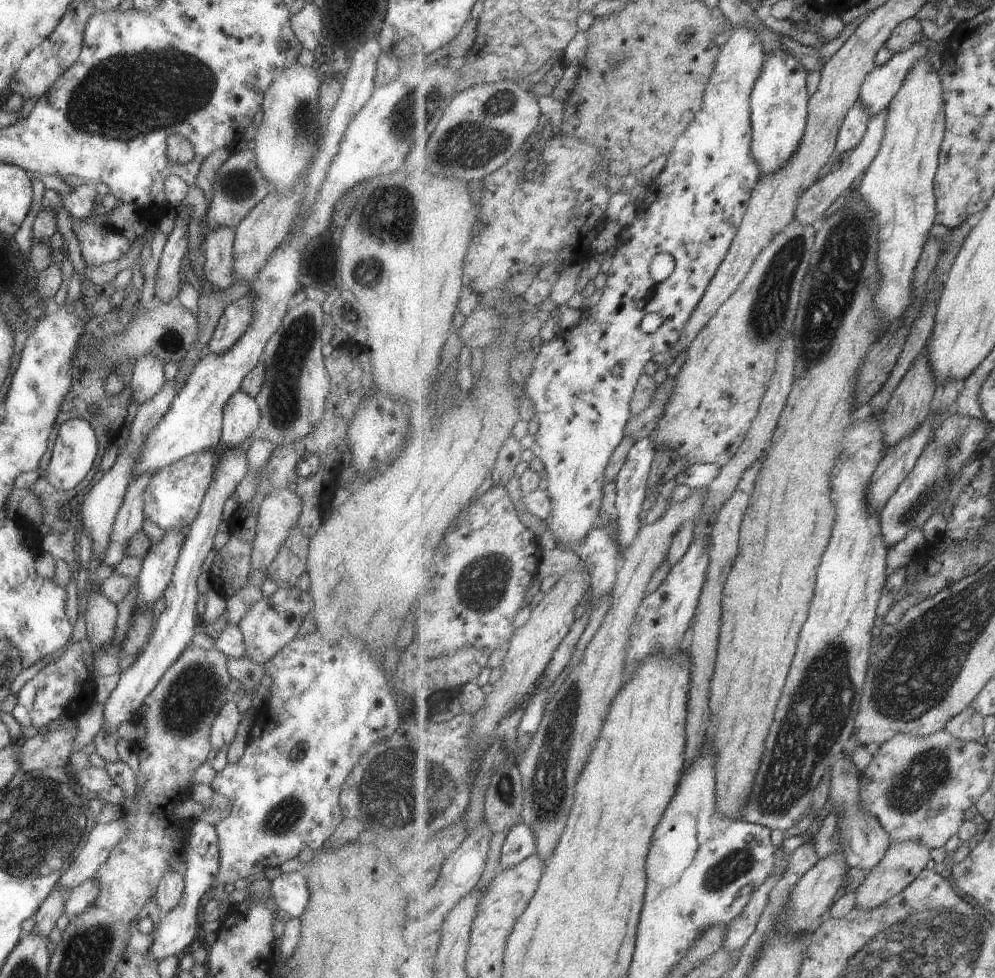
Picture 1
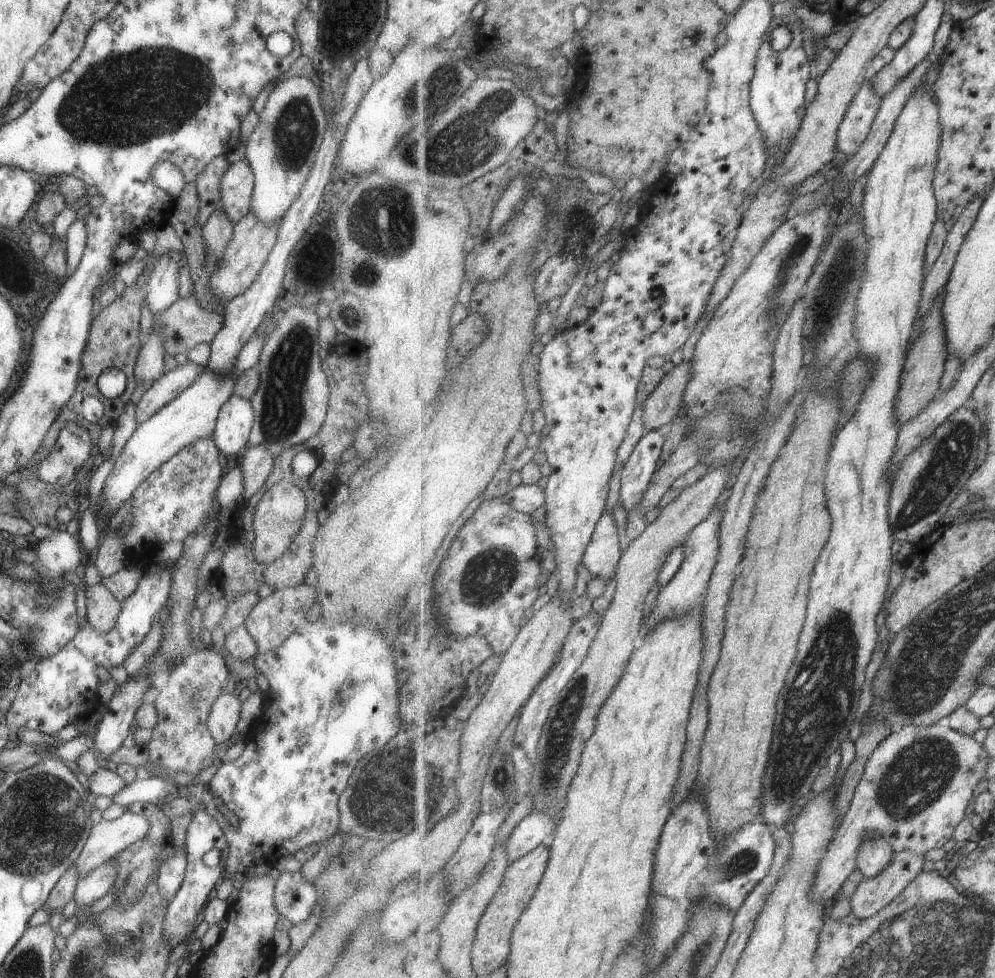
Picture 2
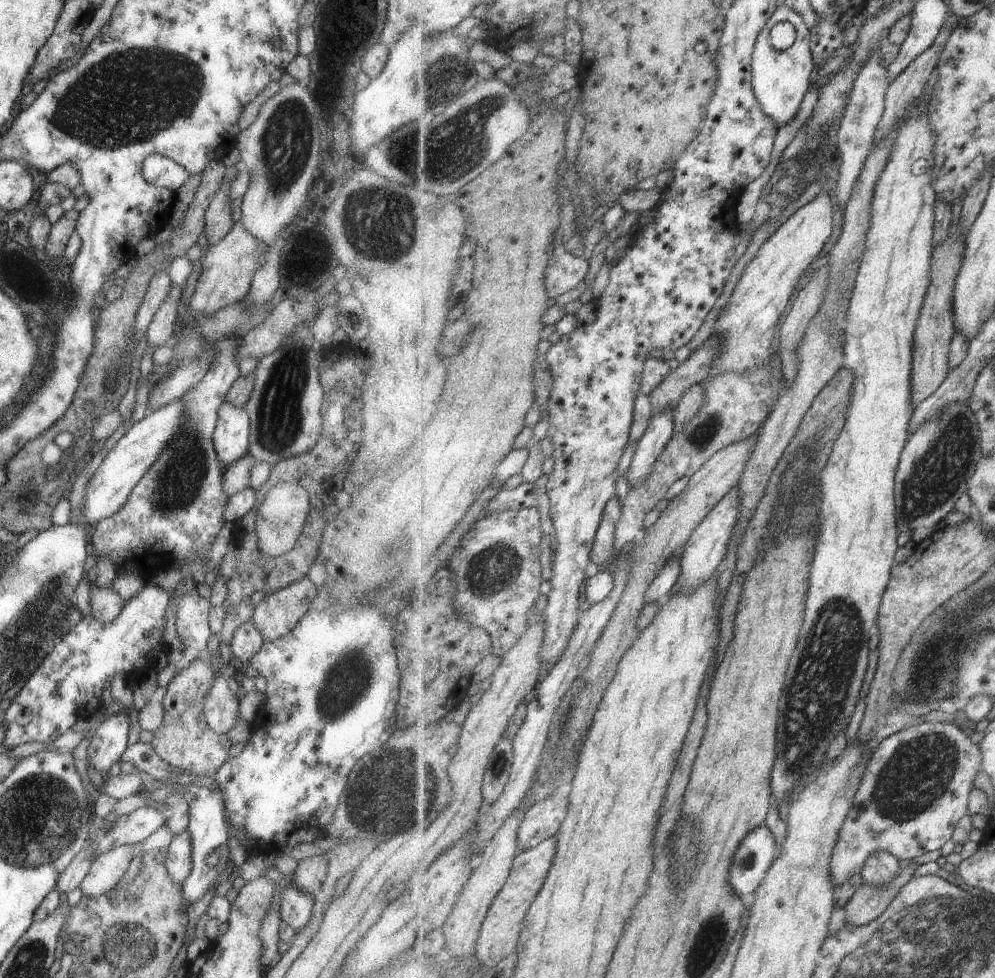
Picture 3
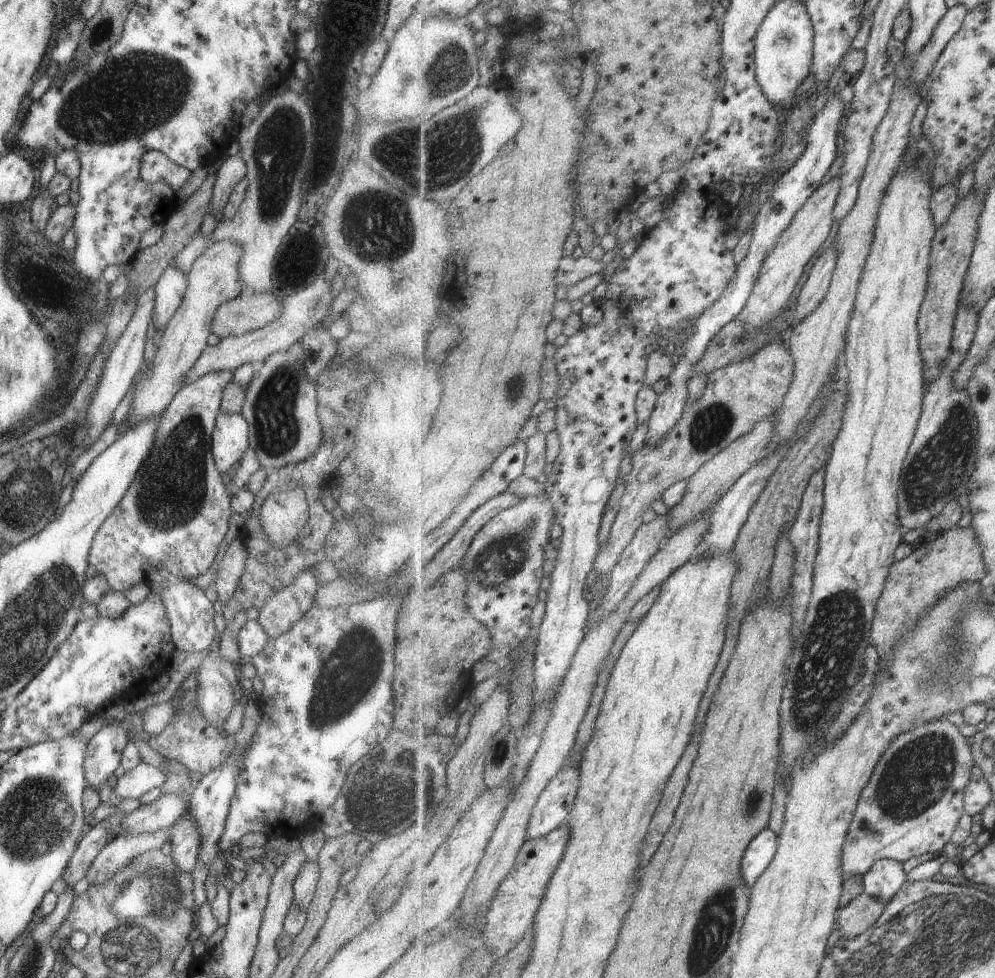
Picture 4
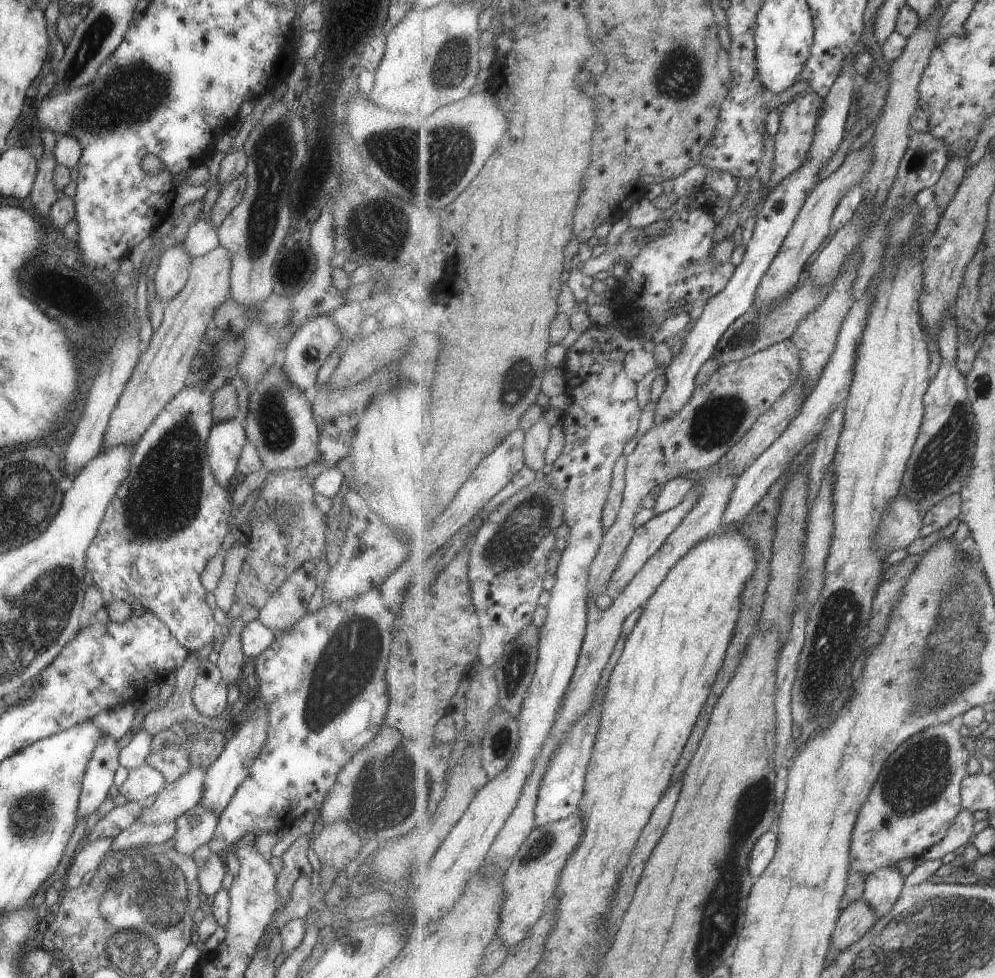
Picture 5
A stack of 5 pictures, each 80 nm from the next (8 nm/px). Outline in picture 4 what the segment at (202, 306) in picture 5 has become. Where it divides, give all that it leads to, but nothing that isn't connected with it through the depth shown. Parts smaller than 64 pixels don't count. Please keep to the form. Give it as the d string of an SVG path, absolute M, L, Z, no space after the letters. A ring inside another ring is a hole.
M231 239L214 240L207 248L201 251L201 254L192 262L190 271L186 274L186 289L179 306L175 309L172 317L168 320L165 328L162 330L161 343L155 351L149 370L146 369L146 364L143 364L143 371L139 381L135 384L133 400L131 400L131 408L126 418L119 419L122 423L128 419L131 428L133 425L140 423L142 420L153 418L163 412L164 408L169 404L172 396L179 387L182 376L191 368L191 365L197 360L201 351L206 347L206 338L209 333L211 319L213 313L221 304L228 300L234 299L242 294L242 282L238 277L238 262L242 254L240 244L237 244Z

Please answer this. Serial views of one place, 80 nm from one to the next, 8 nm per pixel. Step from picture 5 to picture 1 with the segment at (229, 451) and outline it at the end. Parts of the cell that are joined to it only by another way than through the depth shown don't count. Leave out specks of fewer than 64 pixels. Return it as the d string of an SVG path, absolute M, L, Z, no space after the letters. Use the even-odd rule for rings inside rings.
M237 389L224 404L219 443L228 447L245 446L249 434L257 428L259 411L254 397Z

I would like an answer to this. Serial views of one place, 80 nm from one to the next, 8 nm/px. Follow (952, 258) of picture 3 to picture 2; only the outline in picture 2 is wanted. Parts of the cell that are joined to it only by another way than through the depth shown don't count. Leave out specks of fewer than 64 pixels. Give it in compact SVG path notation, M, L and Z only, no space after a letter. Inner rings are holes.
M944 298L940 299L932 308L931 314L923 326L922 335L915 340L910 353L906 356L906 366L901 377L901 392L898 394L894 408L894 416L897 417L898 424L901 425L899 428L922 413L940 392L942 378L946 371L946 362L949 358L946 351L945 320L942 318L943 305Z

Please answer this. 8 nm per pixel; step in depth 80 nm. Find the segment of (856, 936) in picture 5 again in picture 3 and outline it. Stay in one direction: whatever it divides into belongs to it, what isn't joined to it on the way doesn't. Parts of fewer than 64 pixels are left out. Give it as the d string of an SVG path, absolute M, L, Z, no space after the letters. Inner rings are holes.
M900 862L902 865L893 883L878 887L864 884L856 892L845 907L847 923L863 926L877 920L885 912L901 889L916 876L915 870L918 866L916 863Z

